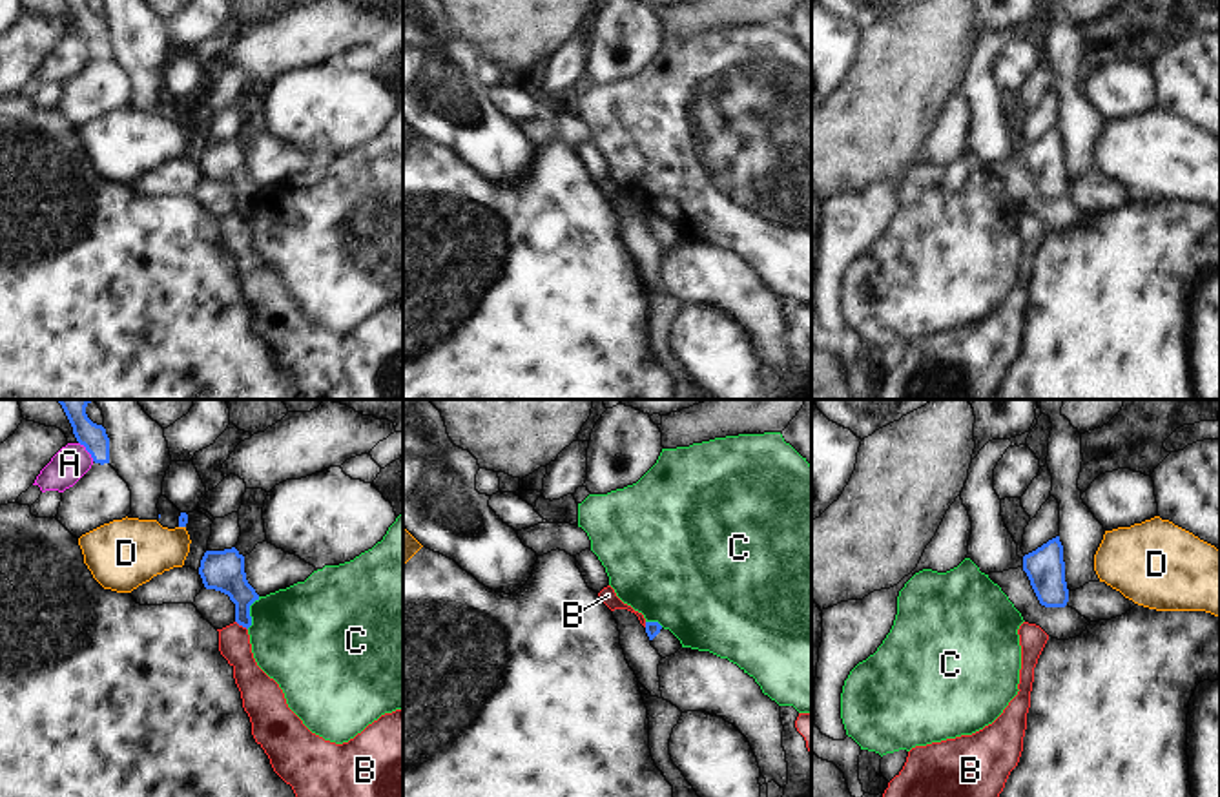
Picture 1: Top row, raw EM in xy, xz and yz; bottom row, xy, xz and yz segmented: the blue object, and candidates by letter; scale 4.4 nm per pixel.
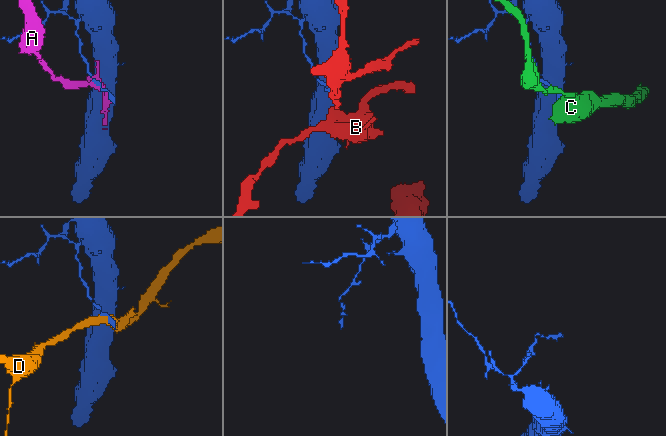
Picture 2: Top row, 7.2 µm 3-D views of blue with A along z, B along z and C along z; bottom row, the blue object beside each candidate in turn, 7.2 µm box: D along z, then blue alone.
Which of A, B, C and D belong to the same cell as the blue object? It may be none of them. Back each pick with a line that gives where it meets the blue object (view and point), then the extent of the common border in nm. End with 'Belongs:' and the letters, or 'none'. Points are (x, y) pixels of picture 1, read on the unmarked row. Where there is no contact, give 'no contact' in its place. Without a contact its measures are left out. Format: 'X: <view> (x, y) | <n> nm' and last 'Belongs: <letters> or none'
Belongs: none

